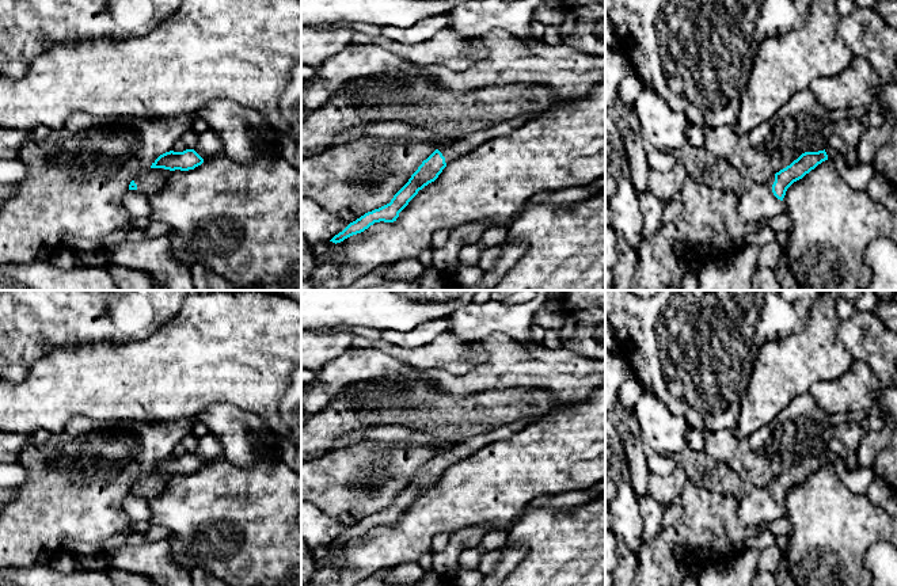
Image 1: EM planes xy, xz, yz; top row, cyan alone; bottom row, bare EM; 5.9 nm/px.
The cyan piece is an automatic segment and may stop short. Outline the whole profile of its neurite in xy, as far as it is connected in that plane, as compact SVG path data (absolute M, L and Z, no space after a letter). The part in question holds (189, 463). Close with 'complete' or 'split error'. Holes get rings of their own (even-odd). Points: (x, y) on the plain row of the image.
M194 453L166 456L160 458L147 475L130 486L129 494L138 494L152 499L164 491L172 475L194 473L202 467L204 463Z | split error

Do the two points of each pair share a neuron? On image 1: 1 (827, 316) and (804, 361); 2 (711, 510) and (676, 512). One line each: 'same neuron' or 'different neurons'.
1: same neuron
2: different neurons

